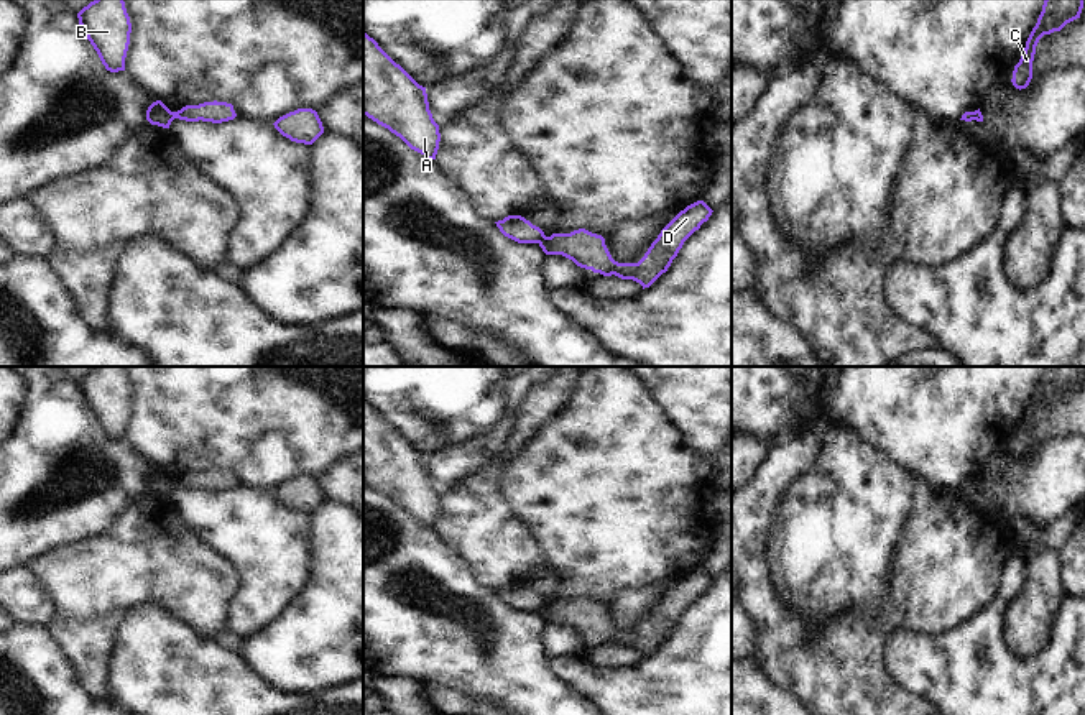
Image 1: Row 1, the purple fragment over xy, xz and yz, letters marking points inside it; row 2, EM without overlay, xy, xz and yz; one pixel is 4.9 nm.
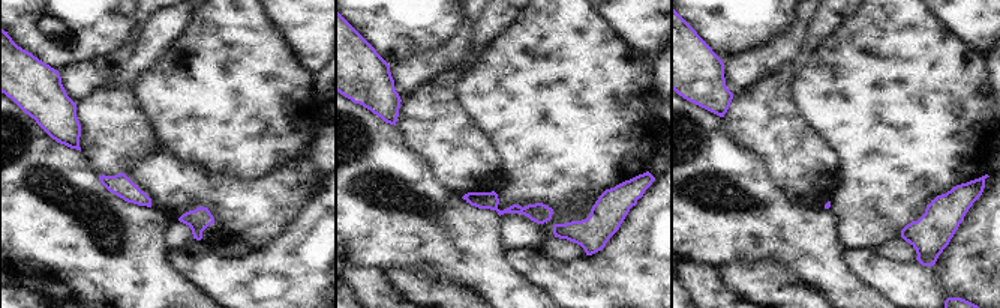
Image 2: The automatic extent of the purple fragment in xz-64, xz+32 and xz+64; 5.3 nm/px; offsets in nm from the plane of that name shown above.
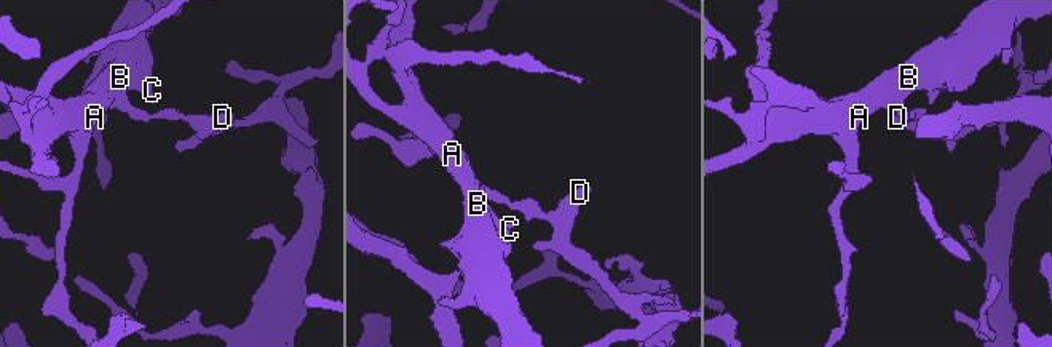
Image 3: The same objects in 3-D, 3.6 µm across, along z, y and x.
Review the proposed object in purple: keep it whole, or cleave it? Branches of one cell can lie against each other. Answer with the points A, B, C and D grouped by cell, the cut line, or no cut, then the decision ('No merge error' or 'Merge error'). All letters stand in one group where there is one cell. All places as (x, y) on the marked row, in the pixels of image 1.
Groups: A B C / D. Split along xz (546, 237), (538, 242). Merge error

